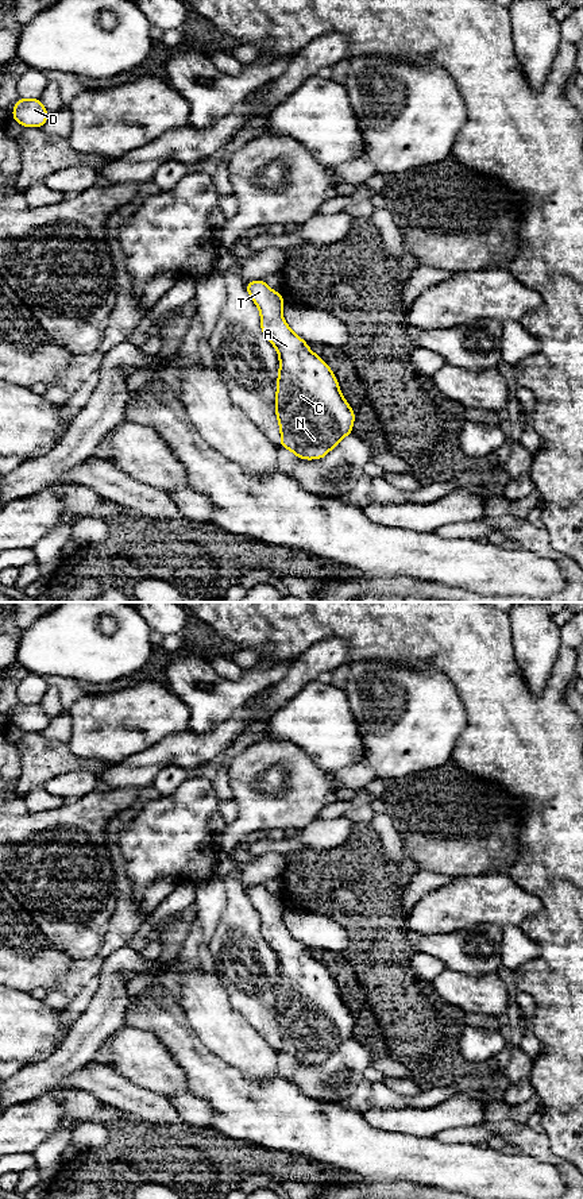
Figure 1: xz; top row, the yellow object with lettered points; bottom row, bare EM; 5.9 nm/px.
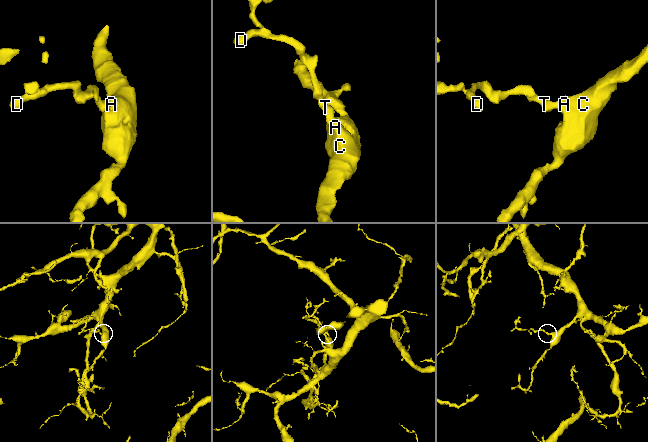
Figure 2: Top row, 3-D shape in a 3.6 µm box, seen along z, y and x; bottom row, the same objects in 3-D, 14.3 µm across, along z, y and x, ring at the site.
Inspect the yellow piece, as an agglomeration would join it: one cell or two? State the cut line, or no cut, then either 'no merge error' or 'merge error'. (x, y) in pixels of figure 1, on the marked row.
cut none; no merge error

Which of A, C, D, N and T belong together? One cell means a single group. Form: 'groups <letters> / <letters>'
groups A C D N T

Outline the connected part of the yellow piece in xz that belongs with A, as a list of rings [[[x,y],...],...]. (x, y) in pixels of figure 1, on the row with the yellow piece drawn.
[[[251,281],[246,289],[260,311],[260,329],[279,355],[275,413],[281,429],[281,447],[301,459],[321,459],[343,437],[352,433],[355,413],[344,400],[329,366],[296,335],[282,317],[283,297],[265,281]]]

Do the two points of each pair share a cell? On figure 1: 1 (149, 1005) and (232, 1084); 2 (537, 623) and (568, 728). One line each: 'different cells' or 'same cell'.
1: same cell
2: different cells

